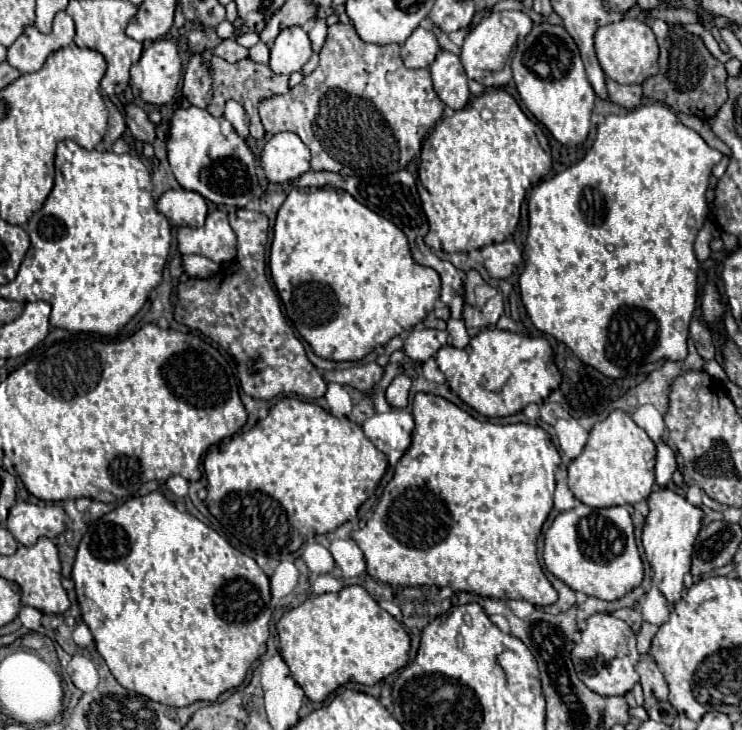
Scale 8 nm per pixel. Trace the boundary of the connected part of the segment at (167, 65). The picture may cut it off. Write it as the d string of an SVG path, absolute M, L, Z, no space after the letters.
M171 39L151 43L139 63L131 67L131 91L151 105L173 101L177 85L183 77L183 61Z

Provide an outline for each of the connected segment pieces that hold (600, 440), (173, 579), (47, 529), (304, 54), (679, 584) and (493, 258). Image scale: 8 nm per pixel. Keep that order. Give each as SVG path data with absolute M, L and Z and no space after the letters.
M613 411L605 421L595 423L595 427L589 433L589 441L583 449L583 453L571 461L569 465L569 489L571 493L589 507L615 507L615 505L635 505L649 497L651 487L655 483L655 443L649 439L649 435L635 425L629 413L625 411Z
M153 491L145 497L133 497L113 509L111 513L103 515L101 519L93 521L83 535L75 565L73 565L73 583L77 591L77 599L81 605L81 617L91 629L95 637L95 647L99 655L109 665L113 677L127 689L149 697L151 701L171 705L171 707L185 707L195 701L215 701L221 693L239 687L253 661L257 661L267 651L267 639L269 639L269 621L273 615L271 607L271 593L269 593L269 577L261 571L261 567L255 563L255 559L243 555L241 551L233 549L217 531L201 523L197 517L189 513L177 511L177 507L167 501L159 491Z
M15 503L5 527L23 545L33 545L39 537L55 539L65 529L65 511L55 503Z
M287 27L277 35L271 47L269 67L277 75L291 75L293 71L301 71L301 67L309 61L311 53L313 49L307 33L301 27Z
M659 489L649 497L649 515L643 527L643 549L647 561L653 567L653 585L661 591L667 603L673 607L683 593L683 577L691 569L691 553L695 537L701 529L703 511L693 507L685 497L677 495L673 489Z
M503 241L503 243L493 243L493 245L487 245L481 249L485 261L485 269L487 273L493 277L493 279L507 279L511 277L521 261L523 261L523 255L521 255L521 249L513 243L513 241Z

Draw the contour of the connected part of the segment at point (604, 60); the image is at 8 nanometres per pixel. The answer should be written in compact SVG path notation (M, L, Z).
M621 19L617 23L599 27L595 33L595 51L605 75L623 85L629 85L629 83L641 85L643 81L647 81L659 71L659 65L657 65L659 47L655 41L655 33L645 21L639 21L639 19Z

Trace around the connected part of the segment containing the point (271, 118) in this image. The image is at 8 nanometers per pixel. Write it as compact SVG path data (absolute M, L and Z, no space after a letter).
M337 23L337 25L329 27L325 45L321 49L319 67L311 75L303 75L303 81L299 85L291 87L287 93L261 99L259 101L259 115L261 115L261 121L263 121L267 137L271 137L271 135L275 135L279 131L293 131L293 133L297 133L301 137L301 141L311 151L311 169L313 171L333 171L333 173L339 173L339 175L345 175L345 177L349 177L349 175L363 175L363 177L367 177L367 175L389 175L389 173L405 169L405 165L421 151L421 141L427 135L427 131L443 117L443 103L437 97L437 93L433 91L429 69L407 69L403 65L403 61L401 61L399 45L395 45L395 43L391 43L391 45L367 43L367 41L363 41L357 35L357 31L355 31L355 27L351 23L347 23L347 25L345 23Z

